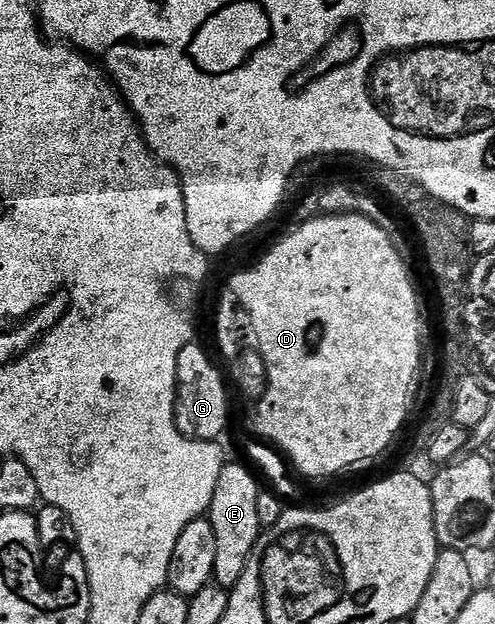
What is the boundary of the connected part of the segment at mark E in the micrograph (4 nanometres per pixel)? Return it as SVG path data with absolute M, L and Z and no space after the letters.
M226 462L219 473L219 481L215 485L215 497L211 497L211 505L207 512L211 529L215 531L213 578L219 587L231 589L247 569L247 561L263 530L259 525L258 494L259 486L257 487L256 477L243 464Z

